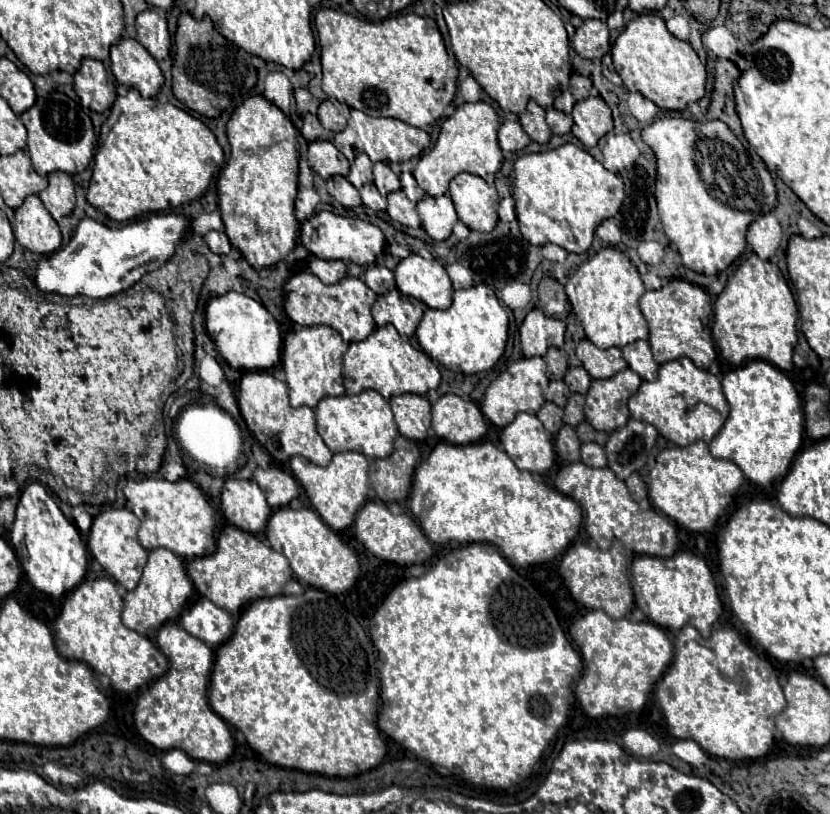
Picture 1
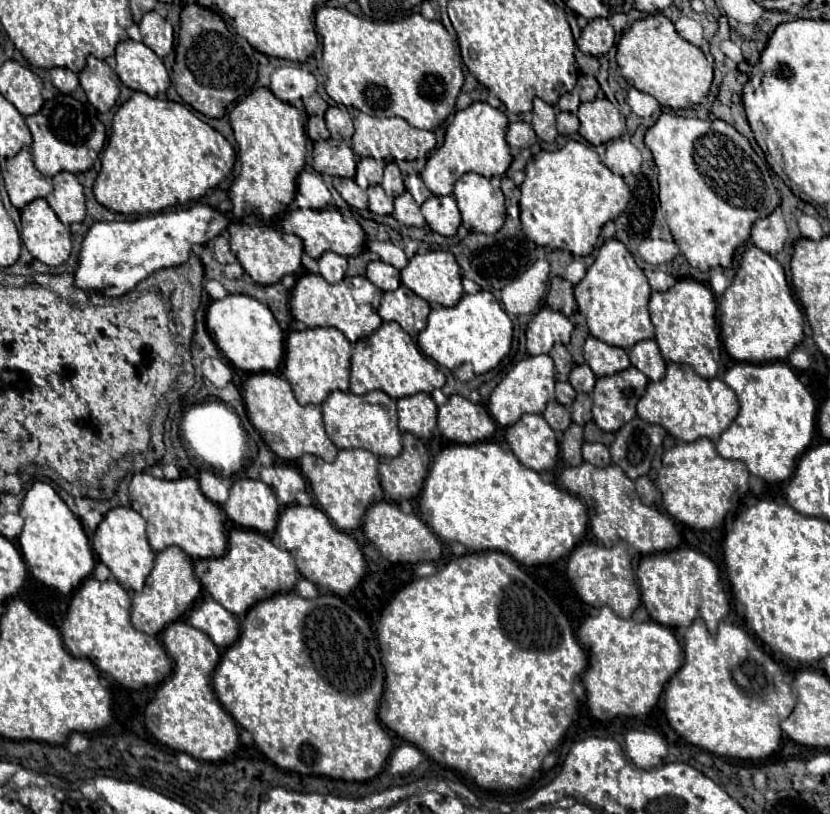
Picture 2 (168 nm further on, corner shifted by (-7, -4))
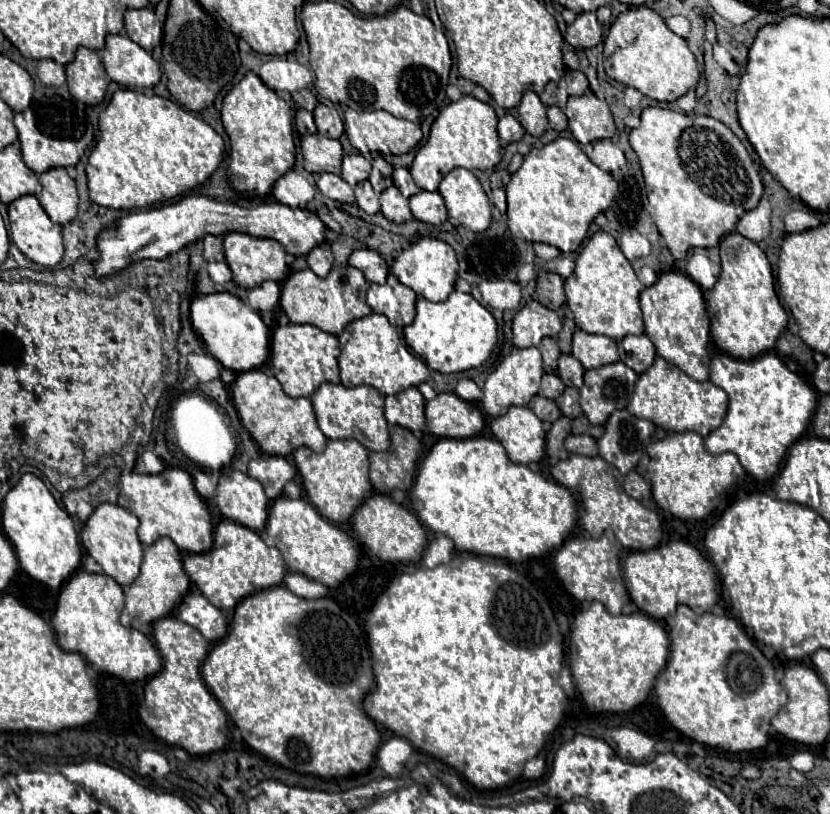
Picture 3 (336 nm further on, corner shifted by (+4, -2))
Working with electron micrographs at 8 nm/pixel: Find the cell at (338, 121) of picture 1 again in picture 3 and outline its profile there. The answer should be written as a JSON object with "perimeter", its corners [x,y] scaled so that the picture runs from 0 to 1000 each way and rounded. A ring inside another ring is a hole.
{"perimeter":[[[387,127],[380,131],[377,144],[387,166],[399,171],[408,171],[413,166],[413,149],[404,131],[394,131]]]}

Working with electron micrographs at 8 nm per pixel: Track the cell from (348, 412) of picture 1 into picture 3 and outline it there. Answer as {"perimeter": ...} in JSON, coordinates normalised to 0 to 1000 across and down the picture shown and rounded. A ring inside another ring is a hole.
{"perimeter":[[[389,471],[377,485],[375,495],[382,510],[382,520],[394,539],[430,539],[445,554],[469,552],[469,529],[461,507],[461,485],[447,473],[413,475],[411,471]]]}

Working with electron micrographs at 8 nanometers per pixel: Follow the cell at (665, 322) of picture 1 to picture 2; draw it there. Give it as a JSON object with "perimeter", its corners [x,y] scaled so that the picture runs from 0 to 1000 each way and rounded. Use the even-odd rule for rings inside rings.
{"perimeter":[[[819,343],[810,355],[786,360],[781,382],[786,399],[790,402],[790,421],[800,443],[827,446],[848,466],[863,463],[867,443],[867,414],[863,399],[863,370],[851,350],[836,343]]]}

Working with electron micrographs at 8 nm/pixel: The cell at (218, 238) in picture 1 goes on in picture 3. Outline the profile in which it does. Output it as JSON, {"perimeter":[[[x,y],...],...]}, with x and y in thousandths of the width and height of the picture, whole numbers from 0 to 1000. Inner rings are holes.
{"perimeter":[[[247,289],[245,291],[245,316],[249,321],[271,321],[266,289]]]}

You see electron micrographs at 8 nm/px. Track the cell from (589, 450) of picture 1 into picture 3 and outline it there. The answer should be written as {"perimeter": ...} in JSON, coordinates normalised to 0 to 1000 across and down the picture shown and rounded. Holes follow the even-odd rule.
{"perimeter":[[[686,534],[681,539],[681,552],[686,557],[695,557],[695,559],[707,559],[707,561],[717,561],[719,559],[719,544],[714,537],[710,534]]]}

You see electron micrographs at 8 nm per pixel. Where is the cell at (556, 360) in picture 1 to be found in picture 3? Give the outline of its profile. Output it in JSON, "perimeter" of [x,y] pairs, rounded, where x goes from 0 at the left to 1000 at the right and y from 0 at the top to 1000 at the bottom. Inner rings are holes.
{"perimeter":[[[657,414],[652,421],[649,421],[649,431],[654,434],[654,453],[659,458],[669,458],[671,456],[671,441],[673,441],[673,426],[671,426],[671,419],[664,416],[664,414]]]}

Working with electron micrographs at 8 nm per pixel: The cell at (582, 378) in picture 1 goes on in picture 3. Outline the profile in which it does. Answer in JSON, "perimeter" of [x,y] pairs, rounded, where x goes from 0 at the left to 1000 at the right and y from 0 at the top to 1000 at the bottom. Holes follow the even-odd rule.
{"perimeter":[[[688,436],[673,439],[673,463],[683,475],[700,475],[702,461],[705,461],[705,453],[693,439],[688,439]]]}

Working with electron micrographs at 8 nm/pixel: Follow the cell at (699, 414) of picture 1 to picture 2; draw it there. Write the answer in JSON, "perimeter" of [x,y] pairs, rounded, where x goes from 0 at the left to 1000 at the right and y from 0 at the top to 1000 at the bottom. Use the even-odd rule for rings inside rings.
{"perimeter":[[[805,446],[800,466],[793,471],[783,471],[783,475],[778,475],[778,483],[769,493],[771,515],[778,515],[778,520],[793,520],[810,537],[829,544],[843,537],[853,537],[863,544],[870,529],[887,515],[889,502],[889,490],[872,468],[851,468],[848,463],[839,461],[839,456],[831,448],[817,446]]]}

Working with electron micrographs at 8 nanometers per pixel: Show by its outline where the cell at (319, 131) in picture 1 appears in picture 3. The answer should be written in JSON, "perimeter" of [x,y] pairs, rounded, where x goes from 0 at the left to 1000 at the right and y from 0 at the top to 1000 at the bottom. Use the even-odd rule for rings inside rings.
{"perimeter":[[[367,134],[358,136],[358,141],[355,141],[355,156],[358,156],[358,161],[363,166],[367,166],[367,163],[382,163],[382,156],[377,151],[377,141],[372,136],[367,136]]]}

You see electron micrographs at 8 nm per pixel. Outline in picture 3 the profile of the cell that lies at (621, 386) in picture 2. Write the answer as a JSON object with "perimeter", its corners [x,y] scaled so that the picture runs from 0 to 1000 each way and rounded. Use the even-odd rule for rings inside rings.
{"perimeter":[[[751,443],[705,456],[705,471],[698,478],[705,512],[714,522],[727,522],[739,505],[758,498],[765,468],[767,458]]]}

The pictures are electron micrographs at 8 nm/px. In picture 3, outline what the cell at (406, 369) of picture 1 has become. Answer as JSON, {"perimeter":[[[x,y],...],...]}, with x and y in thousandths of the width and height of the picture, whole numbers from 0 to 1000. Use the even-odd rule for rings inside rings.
{"perimeter":[[[447,385],[442,389],[423,394],[408,412],[408,419],[411,419],[408,453],[411,471],[416,475],[447,473],[457,478],[457,483],[461,485],[473,485],[490,475],[502,475],[505,471],[517,466],[517,453],[510,446],[510,441],[493,431],[493,426],[483,419],[478,404],[466,394],[466,389],[457,385]]]}

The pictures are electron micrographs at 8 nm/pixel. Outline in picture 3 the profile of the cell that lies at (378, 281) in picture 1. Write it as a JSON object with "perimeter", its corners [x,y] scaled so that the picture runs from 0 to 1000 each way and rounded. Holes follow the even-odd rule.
{"perimeter":[[[428,306],[420,316],[420,323],[430,330],[435,330],[442,340],[445,348],[457,348],[461,350],[461,345],[466,343],[466,323],[459,316],[457,308],[449,306]]]}

